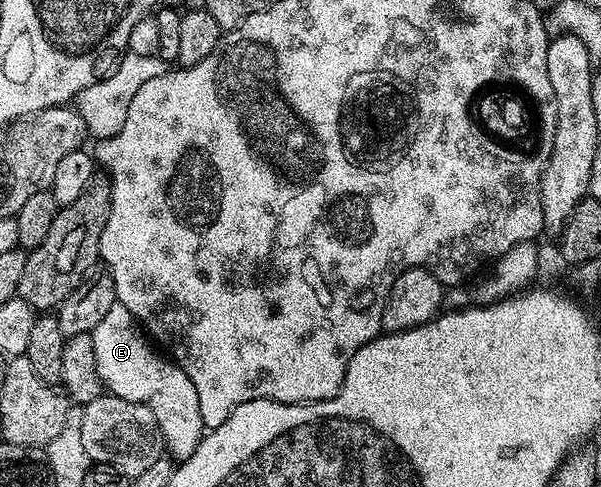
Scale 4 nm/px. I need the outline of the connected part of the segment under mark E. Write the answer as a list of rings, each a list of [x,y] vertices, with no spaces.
[[[113,305],[92,334],[96,367],[102,386],[112,396],[151,407],[170,458],[184,459],[191,456],[207,432],[203,414],[199,412],[199,394],[195,391],[195,383],[187,379],[176,361],[165,355],[160,357],[149,346],[150,338],[133,318],[131,311],[127,311],[127,307]]]

